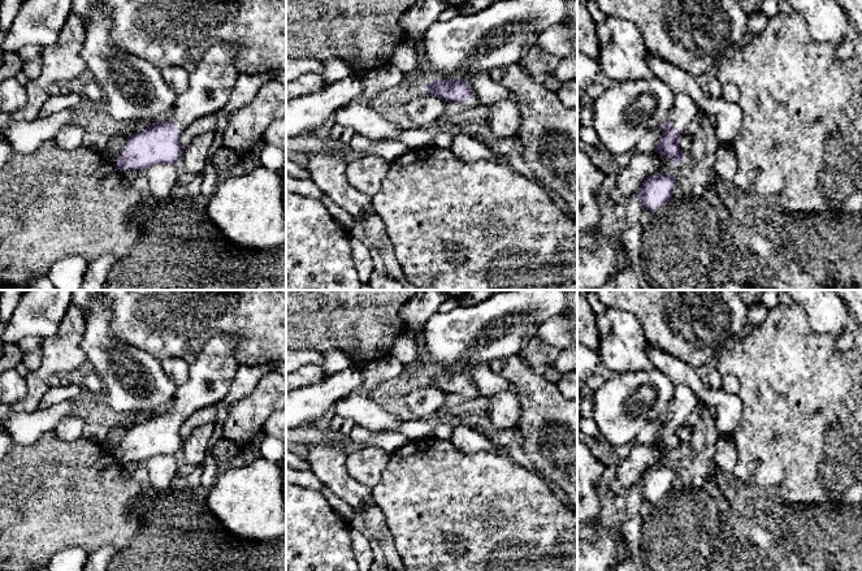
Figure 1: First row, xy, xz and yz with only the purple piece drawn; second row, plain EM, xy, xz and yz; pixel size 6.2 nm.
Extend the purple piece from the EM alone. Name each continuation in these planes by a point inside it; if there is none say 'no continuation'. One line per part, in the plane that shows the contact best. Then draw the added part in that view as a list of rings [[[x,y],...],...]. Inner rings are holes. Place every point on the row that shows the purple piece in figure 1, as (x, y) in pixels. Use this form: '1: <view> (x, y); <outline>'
1: xy (211, 85); [[[224,42],[208,48],[200,59],[196,69],[190,73],[189,88],[185,92],[178,94],[173,109],[166,120],[177,125],[183,131],[194,121],[221,111],[229,103],[238,82],[239,72],[237,68],[237,56],[237,43]]]

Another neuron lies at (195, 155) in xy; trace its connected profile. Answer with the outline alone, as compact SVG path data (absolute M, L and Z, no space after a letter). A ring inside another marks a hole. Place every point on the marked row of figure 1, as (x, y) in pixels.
M216 130L203 133L199 137L194 138L187 147L185 147L179 161L179 172L182 177L191 179L203 172L208 159L211 157L215 134Z

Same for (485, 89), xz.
M476 73L471 77L469 83L473 94L478 98L480 105L490 105L493 103L508 99L510 90L495 83L489 73Z

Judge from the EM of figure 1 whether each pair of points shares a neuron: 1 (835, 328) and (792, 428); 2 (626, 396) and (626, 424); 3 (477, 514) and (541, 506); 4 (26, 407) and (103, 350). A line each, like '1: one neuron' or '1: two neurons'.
1: two neurons
2: one neuron
3: one neuron
4: two neurons

